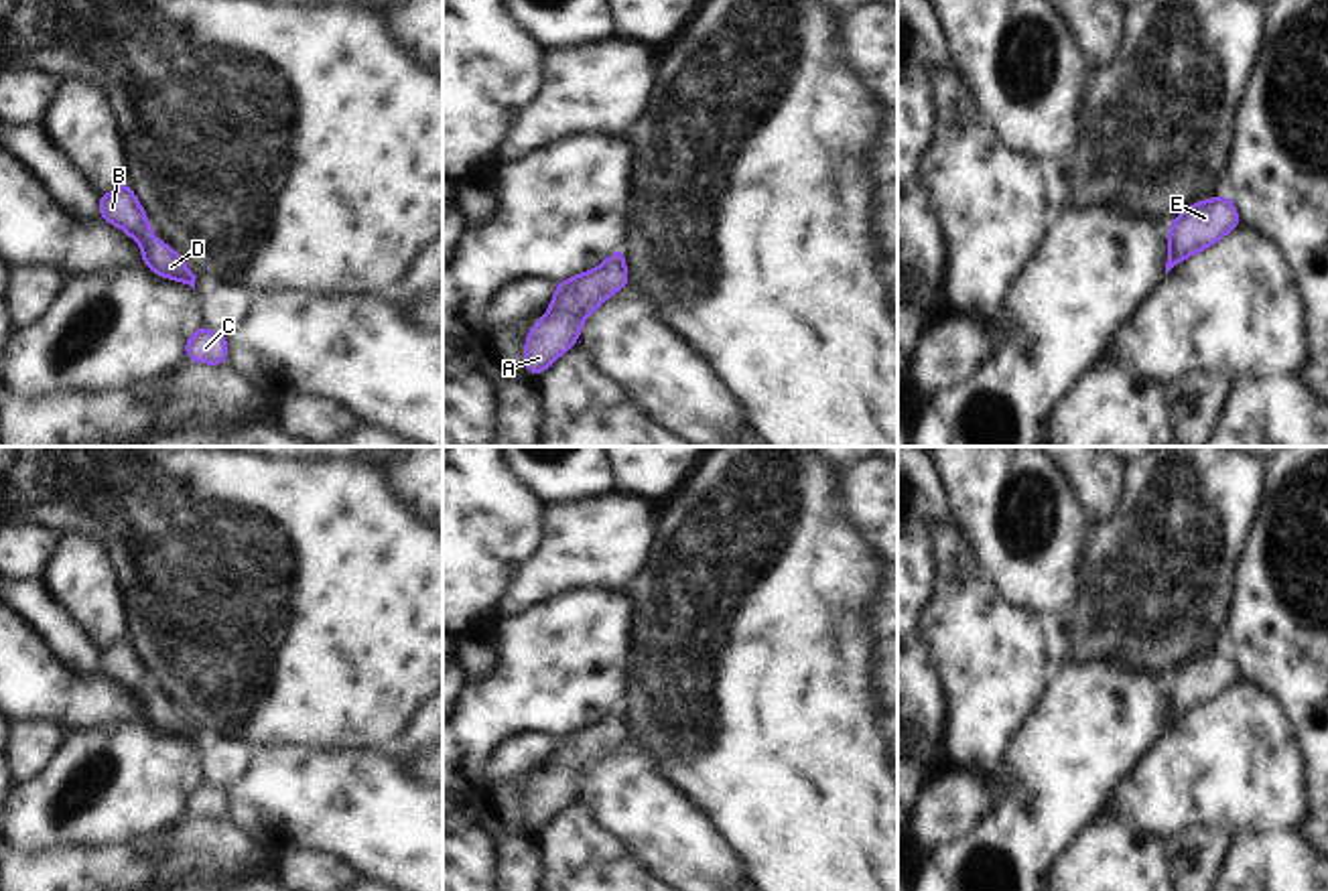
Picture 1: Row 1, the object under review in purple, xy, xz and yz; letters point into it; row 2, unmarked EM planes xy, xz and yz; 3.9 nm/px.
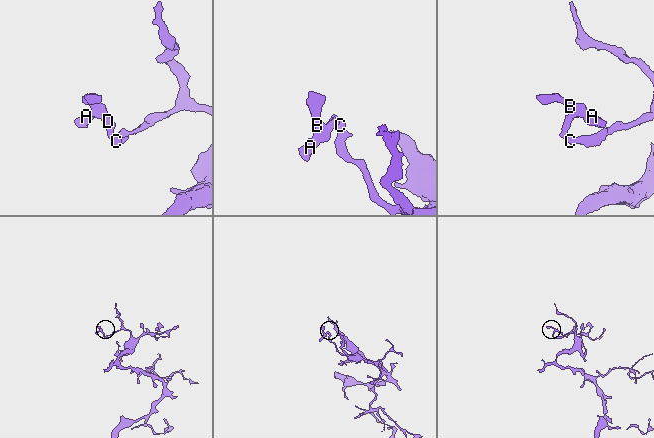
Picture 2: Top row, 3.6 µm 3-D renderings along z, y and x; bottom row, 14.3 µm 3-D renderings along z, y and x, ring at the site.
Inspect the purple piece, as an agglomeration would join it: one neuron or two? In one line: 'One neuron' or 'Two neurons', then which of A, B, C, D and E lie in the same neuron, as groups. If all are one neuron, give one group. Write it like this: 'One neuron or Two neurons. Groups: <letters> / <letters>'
One neuron. Groups: A B C D E

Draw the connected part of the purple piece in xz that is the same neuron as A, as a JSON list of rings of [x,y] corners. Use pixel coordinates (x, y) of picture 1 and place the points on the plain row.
[[[619,700],[599,723],[577,729],[556,739],[552,761],[530,783],[524,820],[538,830],[579,794],[587,769],[613,747],[629,741],[625,704]]]

